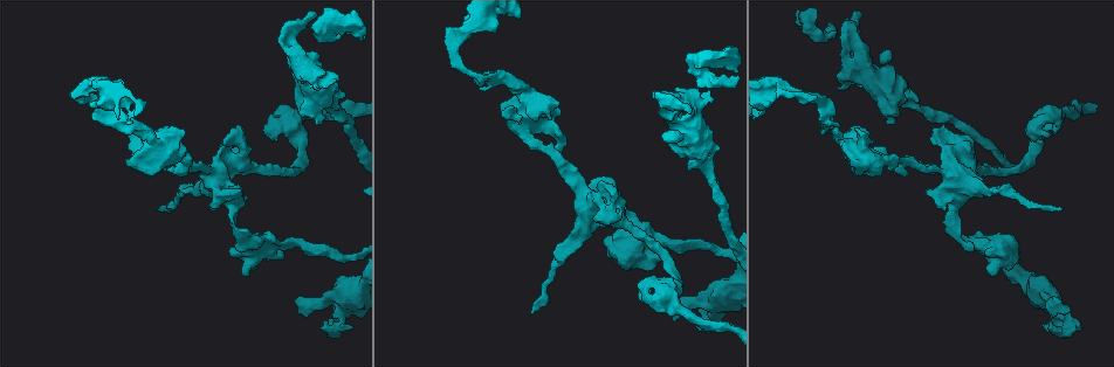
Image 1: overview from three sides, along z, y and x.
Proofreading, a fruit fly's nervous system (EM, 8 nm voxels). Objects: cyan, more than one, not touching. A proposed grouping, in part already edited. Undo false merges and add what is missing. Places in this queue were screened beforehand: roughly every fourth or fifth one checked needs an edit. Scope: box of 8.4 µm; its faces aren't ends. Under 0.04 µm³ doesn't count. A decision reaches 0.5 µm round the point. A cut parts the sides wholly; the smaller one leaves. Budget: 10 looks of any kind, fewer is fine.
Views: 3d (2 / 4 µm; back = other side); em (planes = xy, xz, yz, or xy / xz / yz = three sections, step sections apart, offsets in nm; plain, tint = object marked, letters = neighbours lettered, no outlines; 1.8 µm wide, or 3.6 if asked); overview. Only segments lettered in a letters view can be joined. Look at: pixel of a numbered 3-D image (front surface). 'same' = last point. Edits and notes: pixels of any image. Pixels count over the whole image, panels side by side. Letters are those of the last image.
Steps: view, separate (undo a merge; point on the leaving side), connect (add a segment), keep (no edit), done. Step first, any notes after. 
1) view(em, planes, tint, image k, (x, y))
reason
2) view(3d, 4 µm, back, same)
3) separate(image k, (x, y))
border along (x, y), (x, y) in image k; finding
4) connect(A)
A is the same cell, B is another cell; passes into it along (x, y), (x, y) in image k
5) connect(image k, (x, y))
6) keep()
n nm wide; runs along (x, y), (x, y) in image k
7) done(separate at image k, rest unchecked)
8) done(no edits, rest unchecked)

view(3d, 2 µm, image 1, (671, 301))
abrupt turn

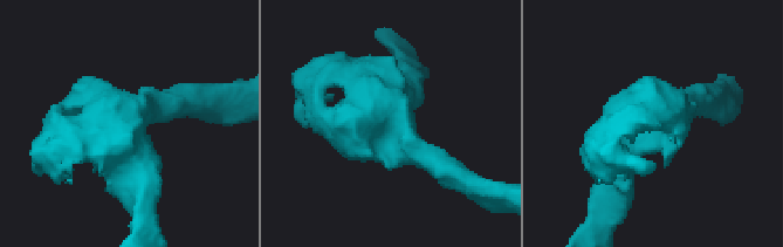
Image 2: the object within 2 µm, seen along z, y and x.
view(em, yz, step 8, tint, image 2, (391, 133))
shape alone is not enough

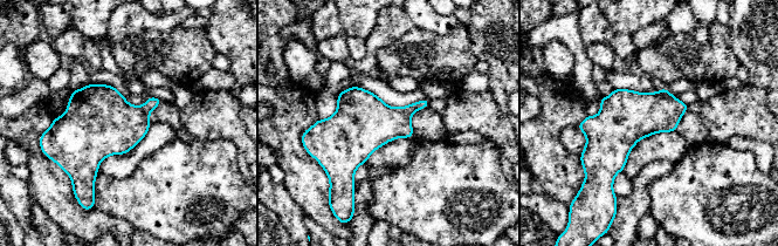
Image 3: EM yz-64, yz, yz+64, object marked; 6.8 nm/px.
view(em, yz, step 8, letters, same)
what lies round it

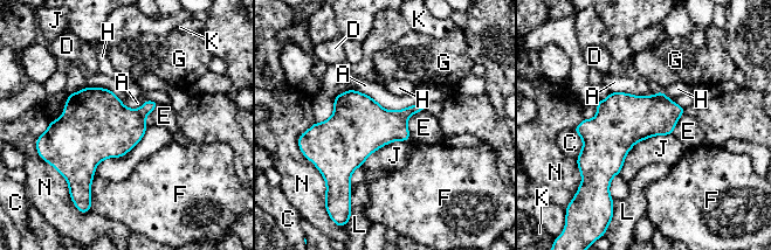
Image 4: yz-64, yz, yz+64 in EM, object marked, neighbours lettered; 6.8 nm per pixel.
keep()
A touches over 550 nm; A, C, D, E, F, G, H, J, K, L and N are other cells; border along (672, 133), (638, 141), (619, 173) in image 4; continuous, no second neuron

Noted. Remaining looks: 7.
view(em, planes, letters, image 1, (960, 186))
four arms meet

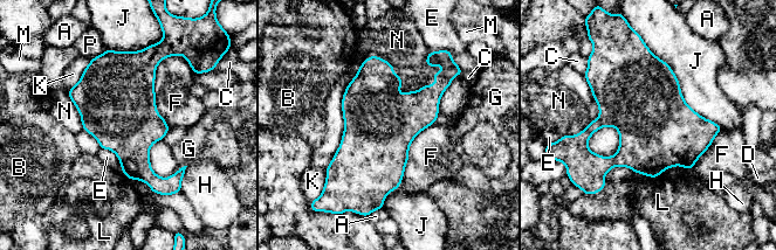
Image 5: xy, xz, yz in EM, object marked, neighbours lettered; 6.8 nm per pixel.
keep()
A, B, C, D, E, F, G, H, J, K, L, M, N and P are other cells; continuous, no second neuron

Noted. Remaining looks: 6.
view(em, planes, plain, image 1, (658, 260))

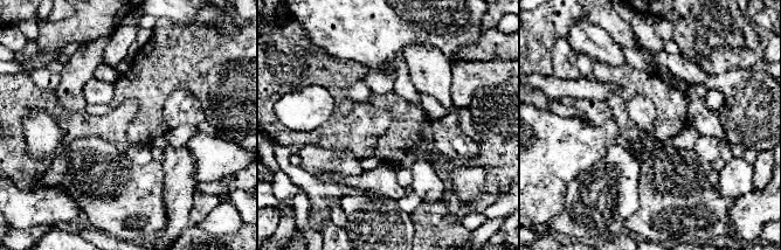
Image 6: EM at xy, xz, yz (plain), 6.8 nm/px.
view(em, planes, letters, same)
what lies round it

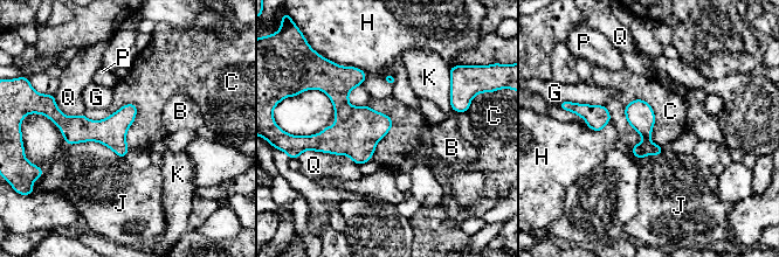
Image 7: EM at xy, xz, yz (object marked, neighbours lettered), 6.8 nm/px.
keep()
190 nm wide; B, C, G, H, J, K, P and Q are other cells; none of them fits

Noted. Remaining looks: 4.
view(em, planes, letters, image 1, (1076, 327))
free end

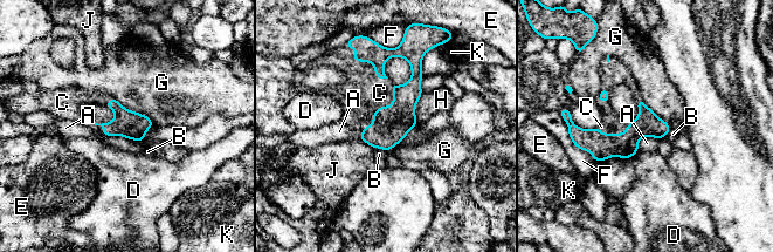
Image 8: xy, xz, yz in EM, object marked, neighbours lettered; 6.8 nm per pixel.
connect(C)
180 nm wide; C is the same cell, A, B, D, E, F, G, H, J and K are other cells; the neuron continues

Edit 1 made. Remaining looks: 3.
done(connect at image 8, rest unchecked)

